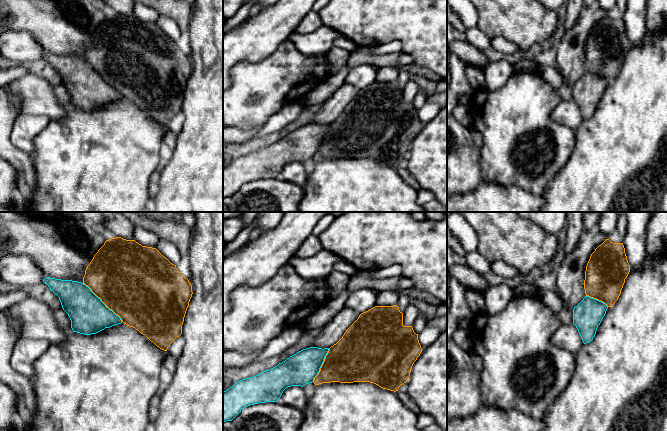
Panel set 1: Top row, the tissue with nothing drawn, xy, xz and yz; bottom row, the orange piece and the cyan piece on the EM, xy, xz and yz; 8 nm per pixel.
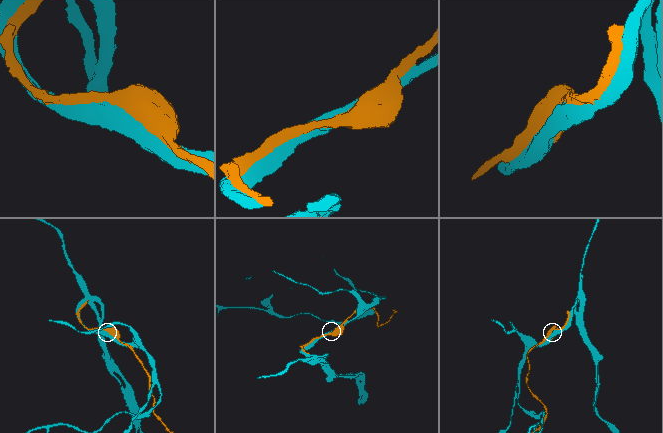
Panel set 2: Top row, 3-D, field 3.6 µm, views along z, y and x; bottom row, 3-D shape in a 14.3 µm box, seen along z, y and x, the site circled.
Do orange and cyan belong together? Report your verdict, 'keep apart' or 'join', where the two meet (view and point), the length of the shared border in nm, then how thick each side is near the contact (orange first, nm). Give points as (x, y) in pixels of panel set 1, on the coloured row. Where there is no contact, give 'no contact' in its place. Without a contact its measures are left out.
join; contact xy (103, 302); length 440 nm; calibres 500 and 300 nm

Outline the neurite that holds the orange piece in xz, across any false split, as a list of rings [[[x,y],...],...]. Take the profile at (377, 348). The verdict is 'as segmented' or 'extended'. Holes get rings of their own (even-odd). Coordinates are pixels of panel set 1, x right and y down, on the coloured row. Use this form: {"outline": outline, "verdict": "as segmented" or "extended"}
{"outline": [[[397,305],[375,306],[359,315],[358,319],[346,330],[342,338],[330,348],[309,347],[290,356],[277,366],[259,373],[256,376],[242,379],[223,392],[223,423],[232,421],[242,409],[258,403],[278,402],[283,391],[291,386],[305,386],[309,383],[370,382],[383,389],[398,391],[406,383],[414,362],[422,352],[418,334],[412,326],[403,325],[403,313]]], "verdict": "extended"}

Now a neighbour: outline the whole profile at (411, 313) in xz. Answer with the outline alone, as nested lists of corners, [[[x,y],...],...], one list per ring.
[[[410,303],[403,313],[403,326],[412,326],[418,315],[418,308]]]

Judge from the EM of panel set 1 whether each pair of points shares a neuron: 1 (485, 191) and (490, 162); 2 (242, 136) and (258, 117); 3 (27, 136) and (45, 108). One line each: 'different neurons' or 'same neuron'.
1: different neurons
2: different neurons
3: different neurons

